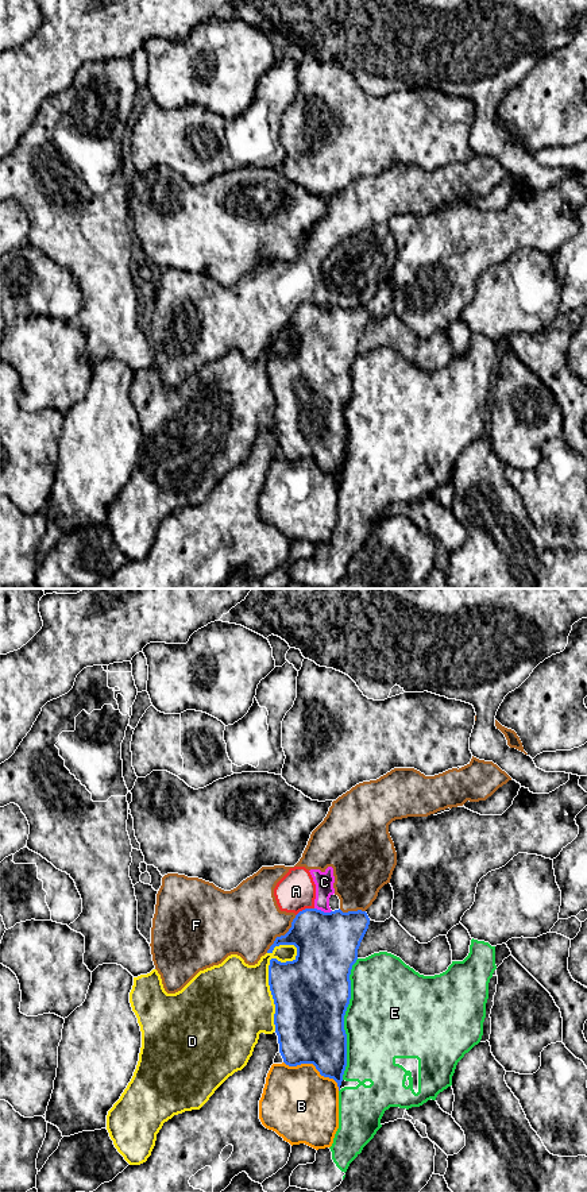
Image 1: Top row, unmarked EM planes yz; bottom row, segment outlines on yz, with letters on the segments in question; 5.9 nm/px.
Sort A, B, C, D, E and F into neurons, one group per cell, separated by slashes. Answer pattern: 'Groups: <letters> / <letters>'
Groups: A C F / B / D / E

